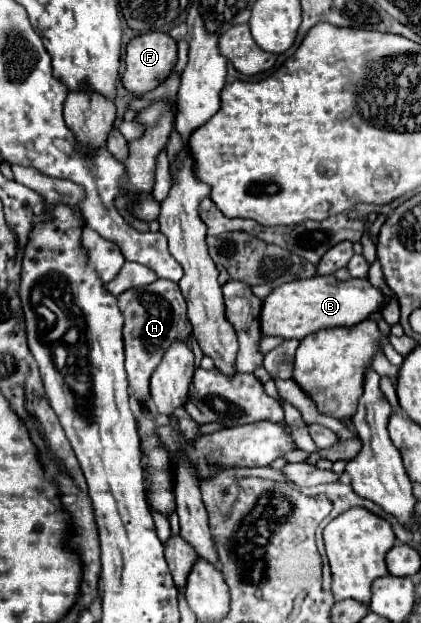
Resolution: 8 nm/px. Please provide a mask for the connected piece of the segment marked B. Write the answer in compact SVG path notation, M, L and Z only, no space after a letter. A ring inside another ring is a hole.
M334 275L328 277L310 277L288 281L286 285L278 285L272 289L268 297L262 301L260 325L266 337L282 337L282 339L304 339L306 335L330 329L330 327L348 327L358 325L370 313L380 311L380 305L386 297L370 285L368 279L350 279L336 281Z

